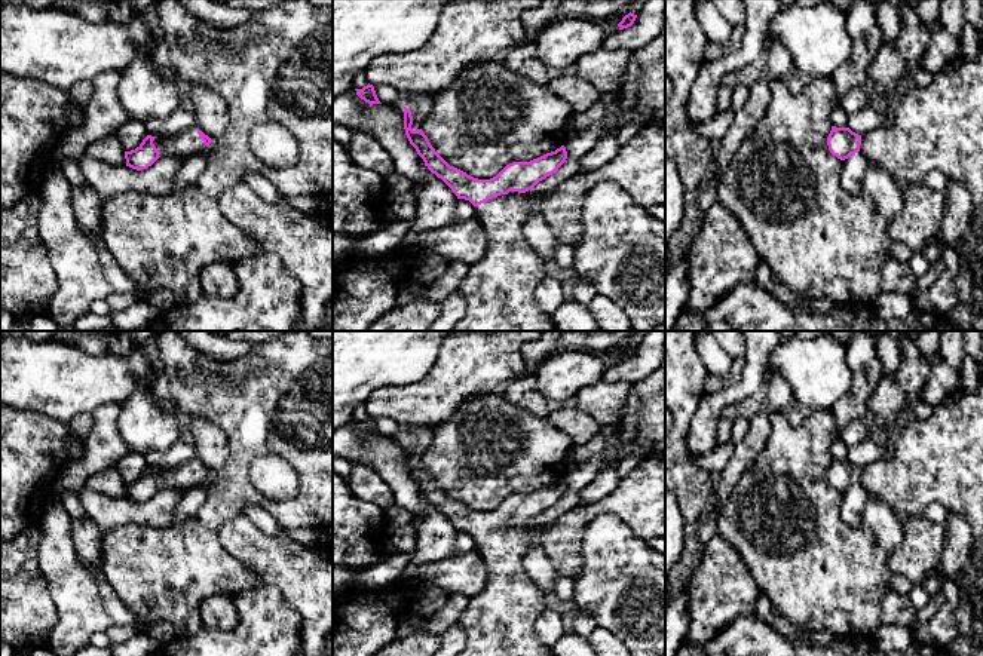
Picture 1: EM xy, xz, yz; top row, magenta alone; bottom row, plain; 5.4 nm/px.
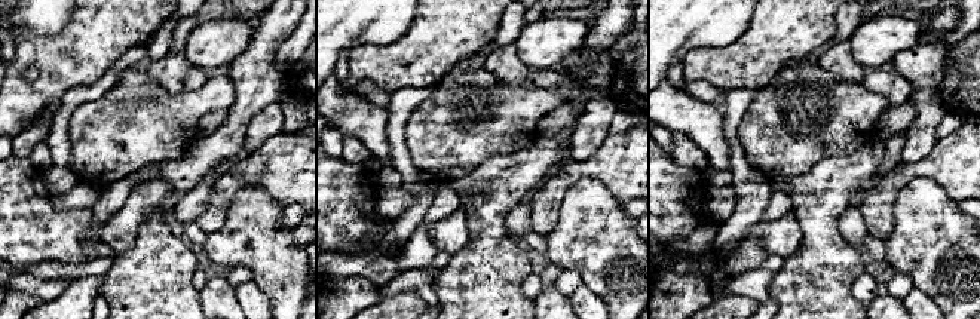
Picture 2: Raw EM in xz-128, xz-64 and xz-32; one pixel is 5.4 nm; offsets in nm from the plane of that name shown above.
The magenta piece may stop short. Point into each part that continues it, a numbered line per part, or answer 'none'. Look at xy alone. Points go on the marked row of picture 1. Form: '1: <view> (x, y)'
1: xy (186, 143)

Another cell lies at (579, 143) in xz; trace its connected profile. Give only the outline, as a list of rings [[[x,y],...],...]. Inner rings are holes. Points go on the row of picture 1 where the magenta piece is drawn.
[[[601,119],[584,131],[573,132],[564,142],[567,151],[566,162],[555,174],[539,181],[532,190],[526,191],[526,194],[538,200],[542,194],[554,190],[560,183],[579,172],[579,159],[597,144],[607,125],[609,122]]]

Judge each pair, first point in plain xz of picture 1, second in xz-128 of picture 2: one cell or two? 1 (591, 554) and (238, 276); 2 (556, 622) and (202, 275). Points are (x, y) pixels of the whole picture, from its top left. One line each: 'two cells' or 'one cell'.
1: two cells
2: one cell

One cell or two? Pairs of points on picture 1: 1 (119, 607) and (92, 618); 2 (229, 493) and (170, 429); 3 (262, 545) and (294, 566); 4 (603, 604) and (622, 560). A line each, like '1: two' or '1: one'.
1: two
2: two
3: one
4: one

